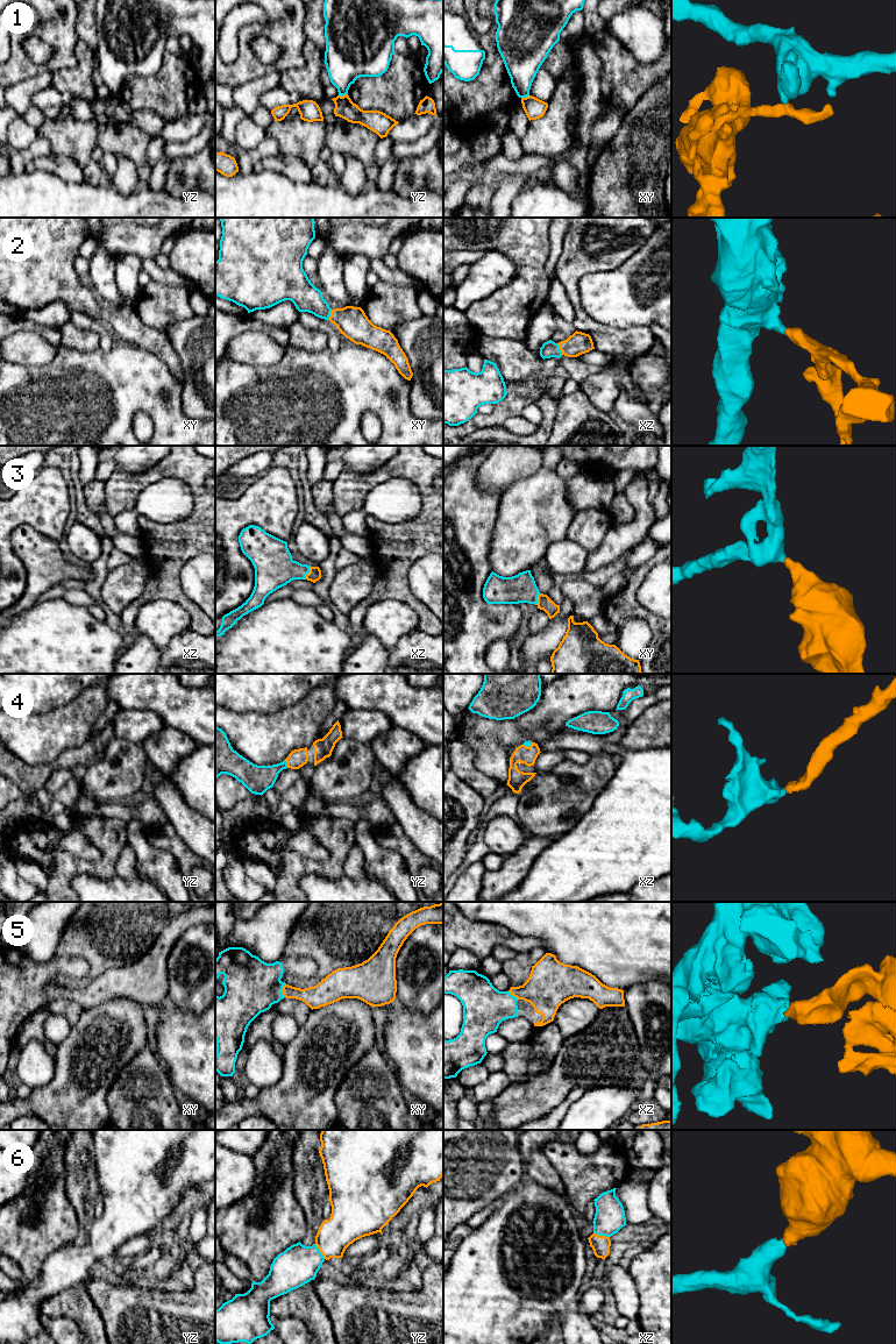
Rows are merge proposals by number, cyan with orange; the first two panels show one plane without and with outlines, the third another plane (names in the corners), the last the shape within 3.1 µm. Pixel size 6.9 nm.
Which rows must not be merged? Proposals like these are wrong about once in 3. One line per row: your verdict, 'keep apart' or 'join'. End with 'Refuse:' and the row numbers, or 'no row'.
1: keep apart
2: join
3: join
4: join
5: join
6: join
Refuse: 1

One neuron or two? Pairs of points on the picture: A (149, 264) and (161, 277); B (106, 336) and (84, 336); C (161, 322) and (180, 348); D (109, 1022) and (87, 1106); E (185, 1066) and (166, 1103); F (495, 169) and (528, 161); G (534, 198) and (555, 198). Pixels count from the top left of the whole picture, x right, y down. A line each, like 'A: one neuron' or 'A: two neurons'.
A: one neuron
B: two neurons
C: two neurons
D: one neuron
E: two neurons
F: one neuron
G: one neuron

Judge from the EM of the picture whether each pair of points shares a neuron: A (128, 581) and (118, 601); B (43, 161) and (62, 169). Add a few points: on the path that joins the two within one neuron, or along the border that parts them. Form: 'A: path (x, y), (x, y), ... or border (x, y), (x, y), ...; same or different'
A: path (123, 585), (118, 591), (118, 596); same
B: path (48, 163), (57, 165); same

